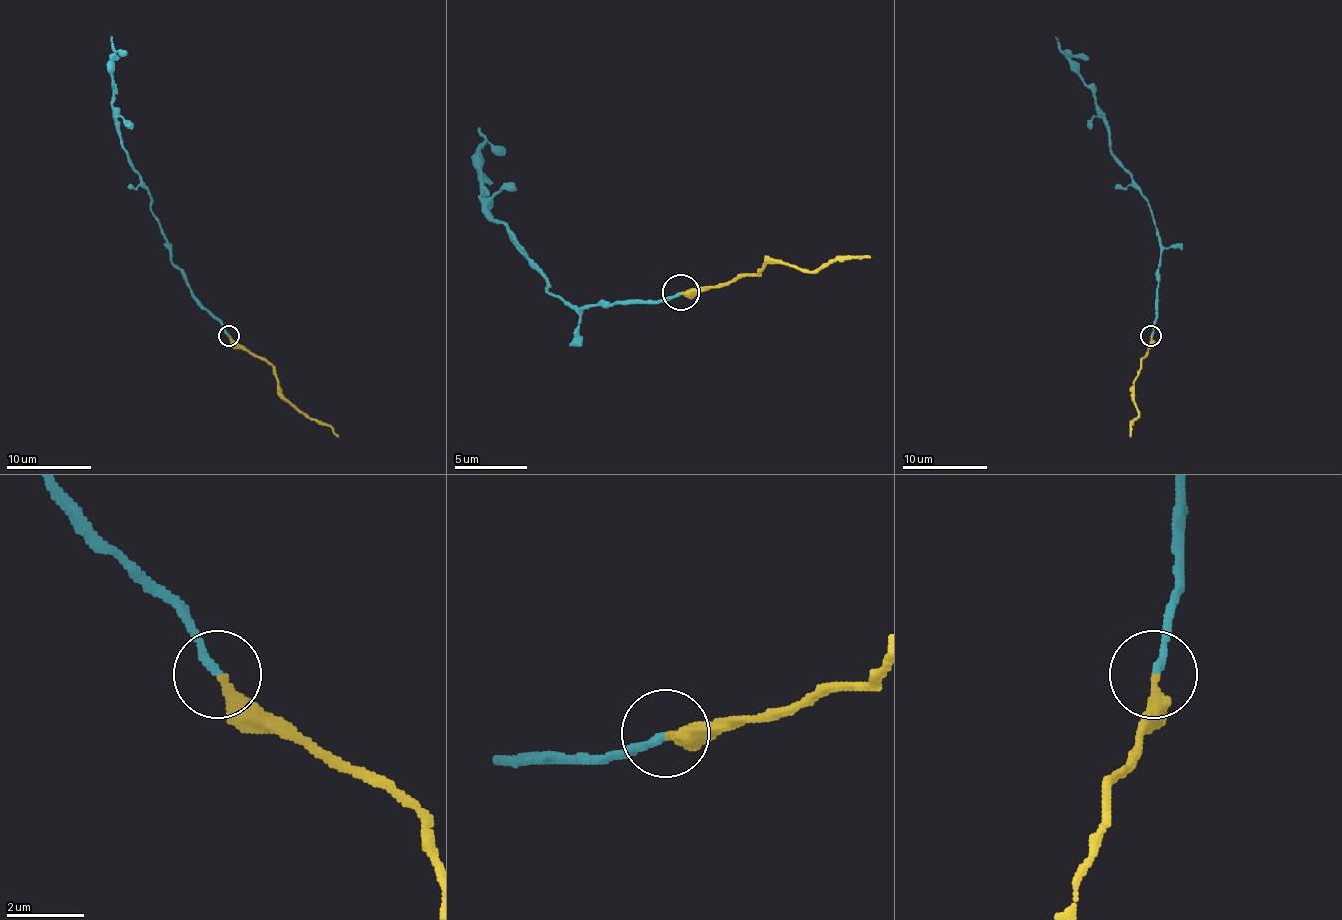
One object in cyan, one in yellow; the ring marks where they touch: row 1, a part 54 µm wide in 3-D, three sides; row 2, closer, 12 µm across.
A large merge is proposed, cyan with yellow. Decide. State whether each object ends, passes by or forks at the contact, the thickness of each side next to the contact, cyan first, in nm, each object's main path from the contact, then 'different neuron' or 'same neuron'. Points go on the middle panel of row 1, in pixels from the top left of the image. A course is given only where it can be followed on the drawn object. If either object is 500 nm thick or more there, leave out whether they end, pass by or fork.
cyan ends; yellow ends; calibres 180 and 300 nm; course cyan (680, 293), (585, 308), (555, 297), (548, 289), (548, 282), (493, 220), (482, 194), (479, 129); course yellow (680, 293), (756, 275), (767, 264), (807, 271), (840, 260), (870, 257); same neuron

